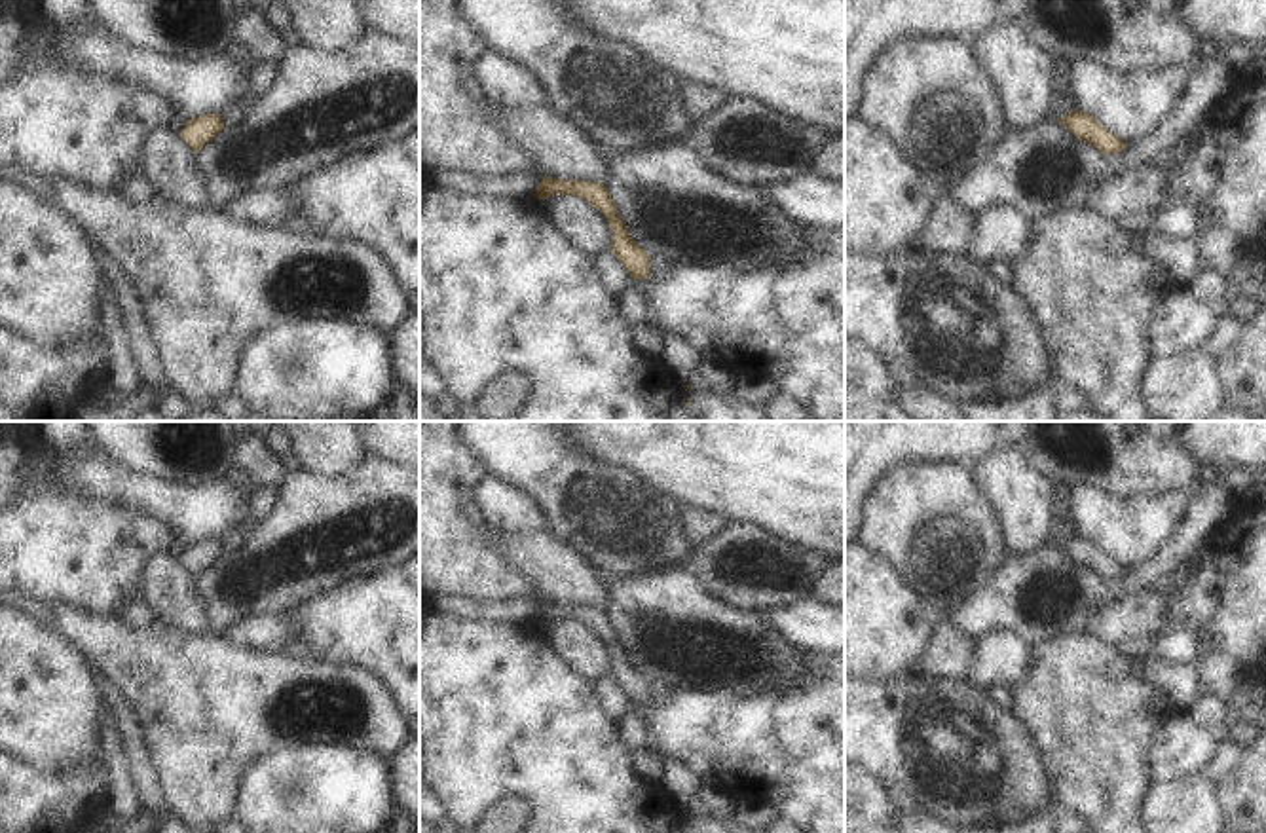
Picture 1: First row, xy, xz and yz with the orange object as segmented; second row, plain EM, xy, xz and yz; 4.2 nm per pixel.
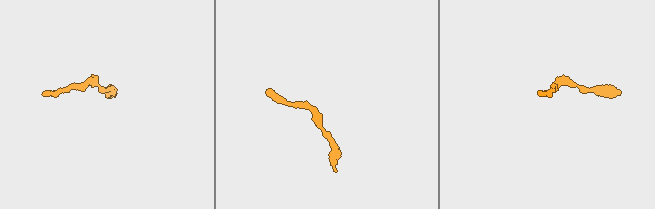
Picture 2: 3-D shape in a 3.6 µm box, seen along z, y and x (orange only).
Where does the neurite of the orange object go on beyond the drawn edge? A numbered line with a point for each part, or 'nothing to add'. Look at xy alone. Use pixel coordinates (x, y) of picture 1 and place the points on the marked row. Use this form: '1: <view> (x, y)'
nothing to add

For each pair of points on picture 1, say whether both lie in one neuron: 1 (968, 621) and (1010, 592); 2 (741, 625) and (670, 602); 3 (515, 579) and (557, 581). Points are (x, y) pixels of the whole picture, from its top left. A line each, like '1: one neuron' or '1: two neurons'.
1: one neuron
2: one neuron
3: two neurons

